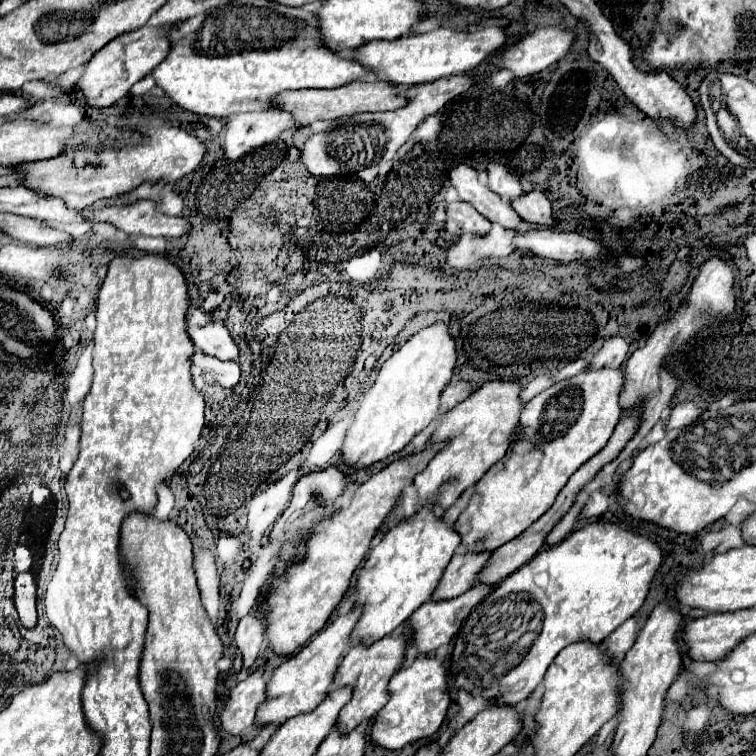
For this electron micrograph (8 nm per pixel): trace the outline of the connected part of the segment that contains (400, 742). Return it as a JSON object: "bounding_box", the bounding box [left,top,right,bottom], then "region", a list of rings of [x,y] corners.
{"bounding_box":[369,655,449,751],"region":[[[425,655],[417,657],[409,669],[403,669],[391,677],[387,691],[389,691],[389,701],[377,713],[371,733],[369,733],[373,745],[399,751],[409,743],[429,739],[437,733],[449,707],[447,673],[445,673],[443,661],[435,657],[425,657]]]}

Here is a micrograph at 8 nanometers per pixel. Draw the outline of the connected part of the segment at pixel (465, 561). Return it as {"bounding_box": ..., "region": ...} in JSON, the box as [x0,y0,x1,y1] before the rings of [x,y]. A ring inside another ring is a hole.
{"bounding_box":[431,553,491,601],"region":[[[455,553],[443,571],[443,579],[435,587],[431,601],[445,601],[463,595],[473,587],[475,575],[487,563],[491,553]]]}

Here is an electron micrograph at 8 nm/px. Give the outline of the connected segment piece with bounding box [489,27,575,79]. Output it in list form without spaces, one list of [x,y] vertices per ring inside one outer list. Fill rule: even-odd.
[[[543,27],[527,33],[523,39],[505,45],[489,63],[495,69],[507,69],[515,79],[535,75],[567,55],[575,35],[559,27]]]

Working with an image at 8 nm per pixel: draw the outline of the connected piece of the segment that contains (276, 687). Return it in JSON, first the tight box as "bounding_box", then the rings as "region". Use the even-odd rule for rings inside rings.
{"bounding_box":[255,611,359,727],"region":[[[351,611],[335,619],[321,633],[317,633],[297,655],[289,657],[283,665],[275,669],[273,677],[267,683],[267,691],[265,691],[267,699],[257,709],[257,717],[255,717],[257,725],[279,727],[295,715],[311,713],[327,697],[331,687],[331,675],[335,675],[335,667],[339,665],[339,659],[349,649],[349,633],[355,627],[355,619],[359,619],[359,611]]]}

